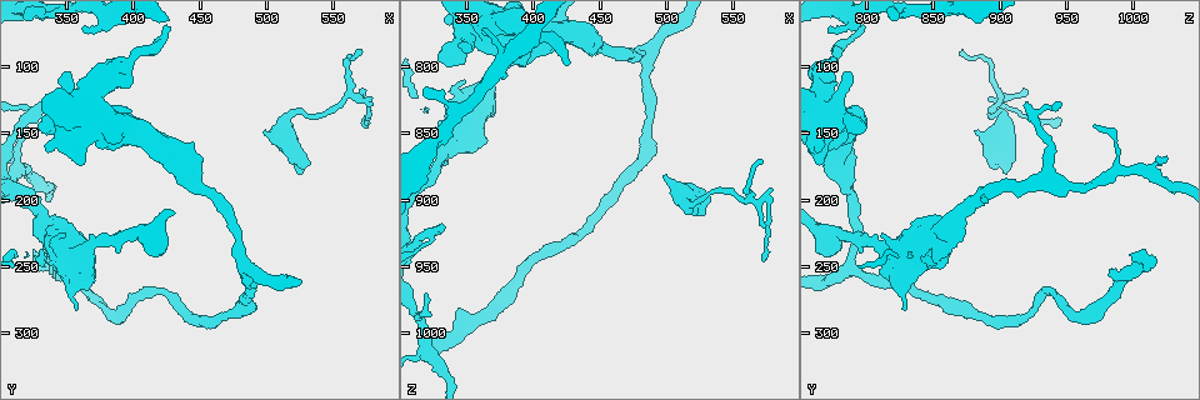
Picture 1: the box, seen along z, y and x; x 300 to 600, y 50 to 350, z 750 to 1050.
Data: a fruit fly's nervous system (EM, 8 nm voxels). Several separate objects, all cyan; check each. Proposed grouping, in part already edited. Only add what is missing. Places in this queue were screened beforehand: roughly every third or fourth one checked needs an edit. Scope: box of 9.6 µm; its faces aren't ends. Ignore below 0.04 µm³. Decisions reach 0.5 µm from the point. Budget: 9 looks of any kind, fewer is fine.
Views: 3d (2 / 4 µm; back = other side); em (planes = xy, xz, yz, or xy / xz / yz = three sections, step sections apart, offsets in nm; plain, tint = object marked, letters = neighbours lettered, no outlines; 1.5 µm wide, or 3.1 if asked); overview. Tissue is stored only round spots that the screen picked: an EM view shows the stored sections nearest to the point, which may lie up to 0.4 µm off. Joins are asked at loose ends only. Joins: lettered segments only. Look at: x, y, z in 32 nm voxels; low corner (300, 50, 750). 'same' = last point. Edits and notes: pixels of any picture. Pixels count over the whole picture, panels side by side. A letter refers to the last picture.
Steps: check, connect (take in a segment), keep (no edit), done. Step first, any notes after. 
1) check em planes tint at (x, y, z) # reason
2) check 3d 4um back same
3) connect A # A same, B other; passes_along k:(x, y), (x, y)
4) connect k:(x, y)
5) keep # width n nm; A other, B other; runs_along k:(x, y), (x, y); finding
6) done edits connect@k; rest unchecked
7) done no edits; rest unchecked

check em planes letters at (572, 138, 942) # an open end

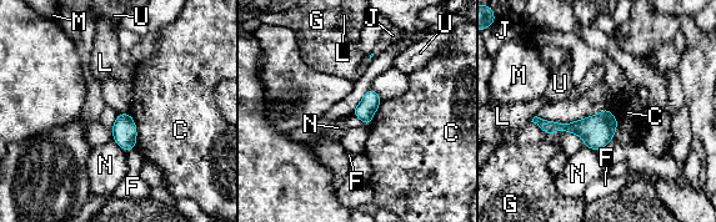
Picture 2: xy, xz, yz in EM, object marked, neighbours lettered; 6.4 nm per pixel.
keep # longest_contact C 240 nm; C other, F other, G other, J other, L other, M other, N other, U other; border 2:(129, 112), (136, 131), (135, 147); none of them fits

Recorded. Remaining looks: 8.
check 3d 2um at (500, 148, 880) # free end

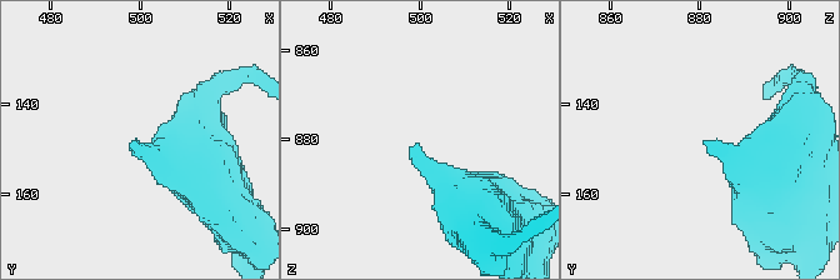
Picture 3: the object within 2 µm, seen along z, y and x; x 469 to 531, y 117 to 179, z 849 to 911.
check em yz step 4 tint at (499, 148, 881) # need the tissue

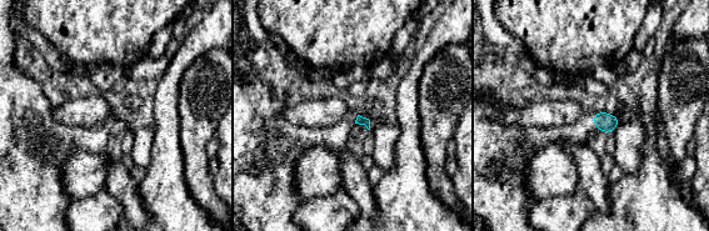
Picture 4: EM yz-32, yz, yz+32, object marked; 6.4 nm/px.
check em yz step 4 letters same # what lies round it

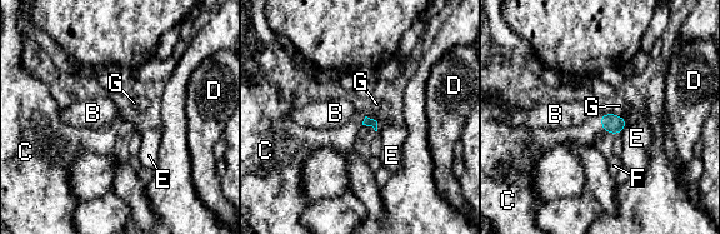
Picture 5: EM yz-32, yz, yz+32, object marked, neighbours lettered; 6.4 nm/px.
connect 5:(584, 135) # longest_contact C 100 nm; B other, C same, D other, E other, F other, G other; passes_along 5:(611, 123), (601, 123), (584, 135); the cell continues

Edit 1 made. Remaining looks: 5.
check overview

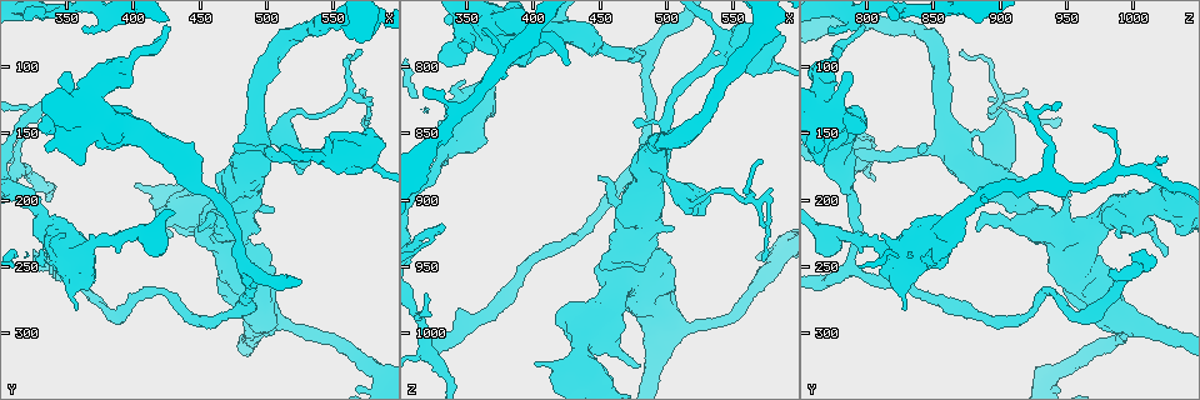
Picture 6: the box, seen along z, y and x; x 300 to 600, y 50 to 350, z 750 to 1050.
check em xz step 8 tint at (332, 128, 922) # free end

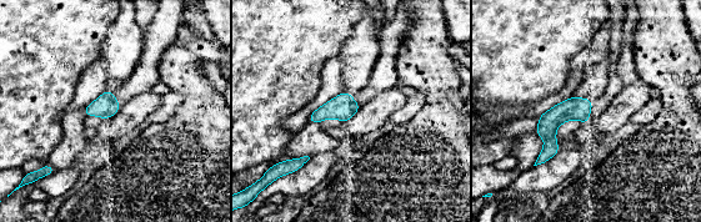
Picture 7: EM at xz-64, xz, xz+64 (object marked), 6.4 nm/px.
check em planes letters same

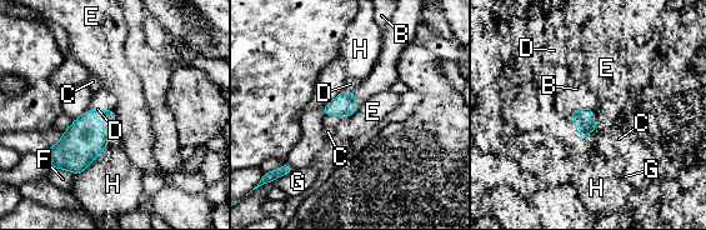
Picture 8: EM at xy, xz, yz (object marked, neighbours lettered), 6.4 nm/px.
keep # width 140 nm; longest_contact H 300 nm; B other, C other, D other, E other, F other, G other, H other; none of them fits

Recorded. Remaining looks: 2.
check em xz step 8 plain at (364, 70, 774)

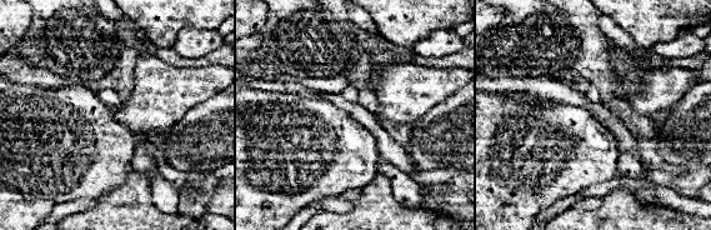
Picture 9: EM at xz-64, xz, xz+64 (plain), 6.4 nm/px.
check em xz step 8 letters same # what lies round it

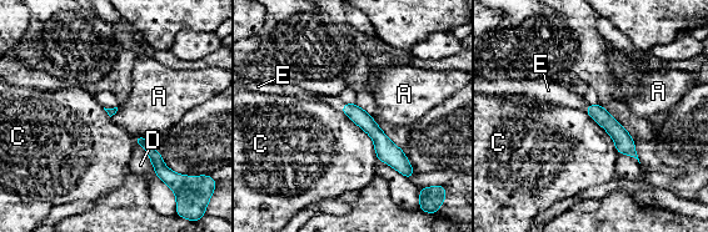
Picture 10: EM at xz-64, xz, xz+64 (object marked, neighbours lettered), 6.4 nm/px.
connect 10:(552, 91) # A other, C other, D other, E same; passes_along 10:(597, 112), (587, 107), (552, 91); the cell continues

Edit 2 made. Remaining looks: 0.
done edits connect@5, connect@10; rest unchecked

